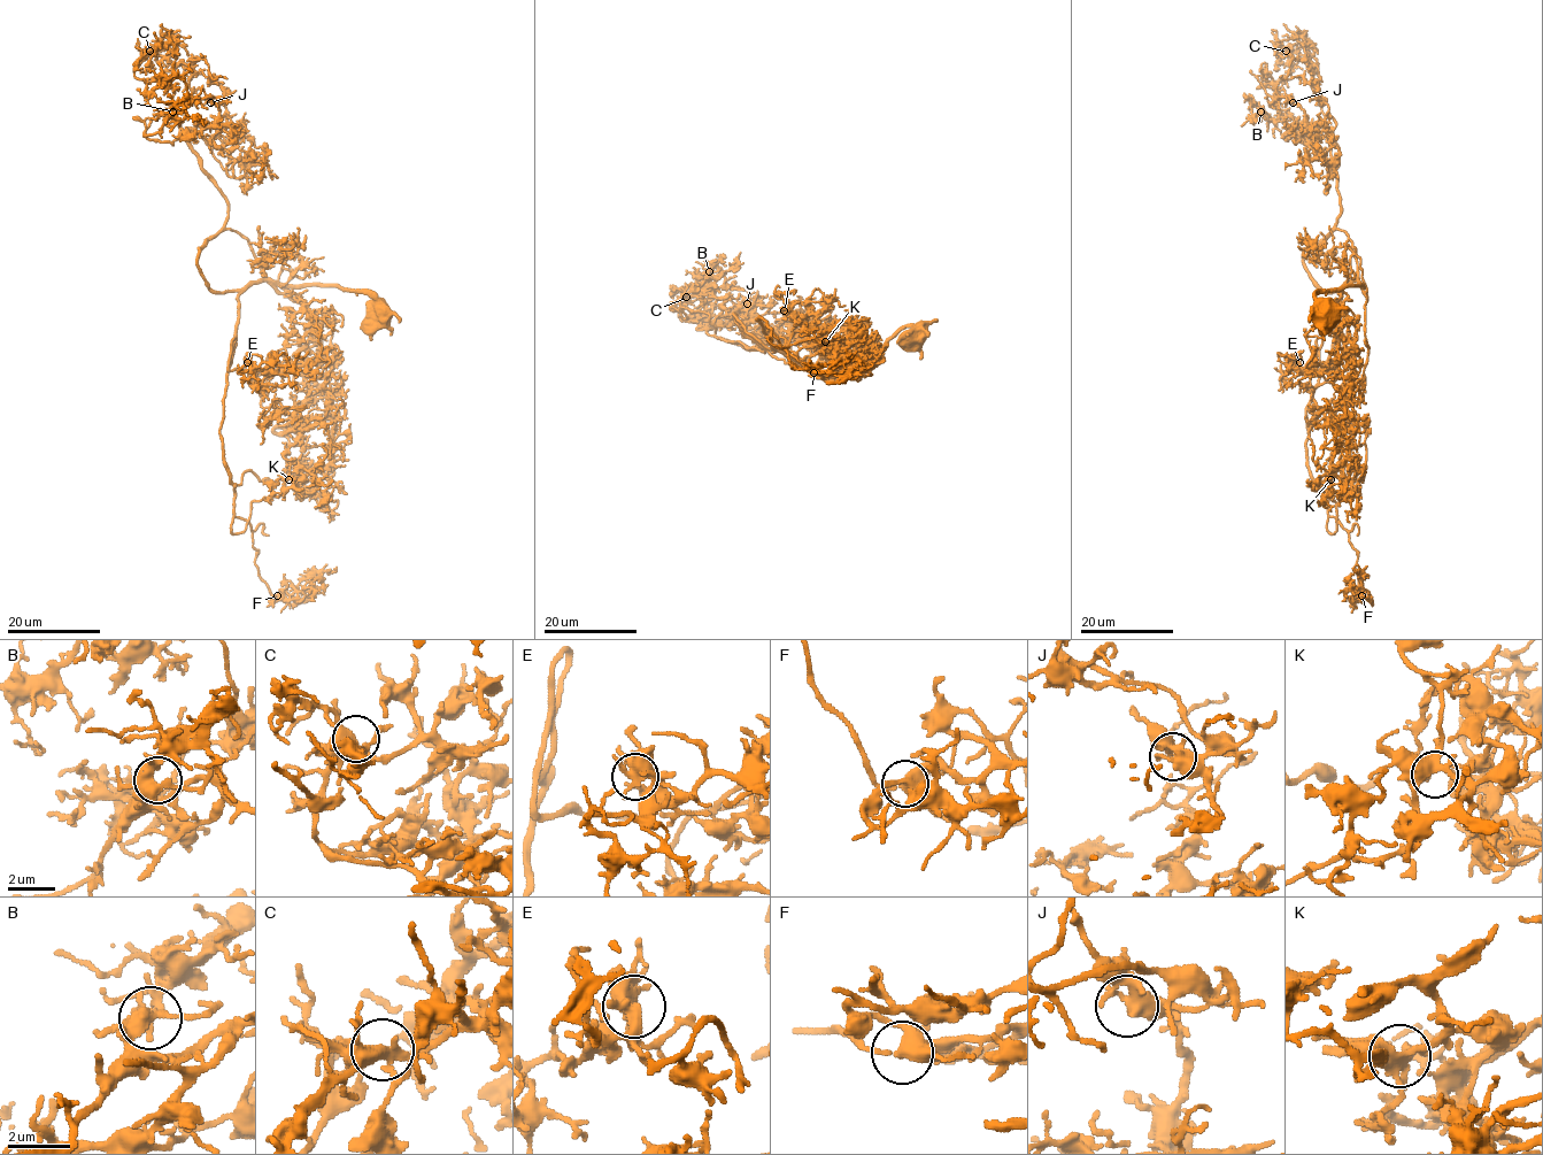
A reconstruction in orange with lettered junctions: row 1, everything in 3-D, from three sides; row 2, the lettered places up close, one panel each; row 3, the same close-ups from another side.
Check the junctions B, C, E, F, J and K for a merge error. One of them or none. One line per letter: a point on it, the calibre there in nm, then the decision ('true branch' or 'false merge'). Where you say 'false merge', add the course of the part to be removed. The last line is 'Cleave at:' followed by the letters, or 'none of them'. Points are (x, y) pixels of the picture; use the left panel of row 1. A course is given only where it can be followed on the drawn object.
B: (172, 112) | 420 nm | true branch
C: (149, 51) | 400 nm | true branch
E: (247, 362) | 420 nm | true branch
F: (277, 595) | 440 nm | true branch
J: (210, 102) | 440 nm | true branch
K: (288, 479) | 440 nm | true branch
Cleave at: none of them

